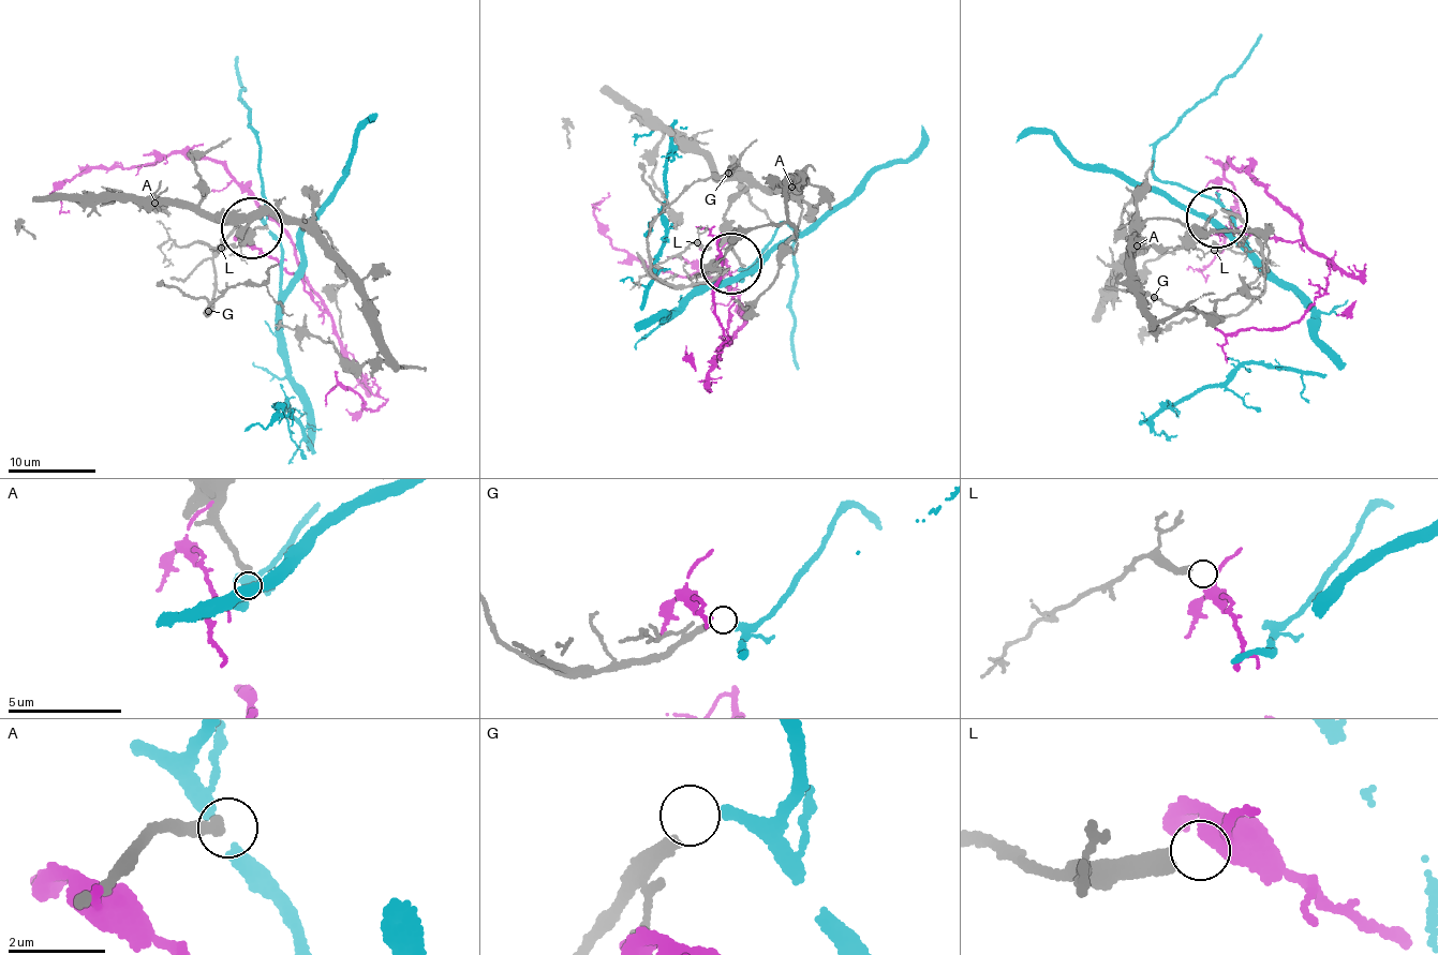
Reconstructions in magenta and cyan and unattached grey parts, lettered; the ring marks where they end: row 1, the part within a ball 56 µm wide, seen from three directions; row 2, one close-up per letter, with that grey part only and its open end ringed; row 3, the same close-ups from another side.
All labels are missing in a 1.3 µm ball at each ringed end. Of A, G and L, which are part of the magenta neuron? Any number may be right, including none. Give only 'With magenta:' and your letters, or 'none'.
With magenta: none

